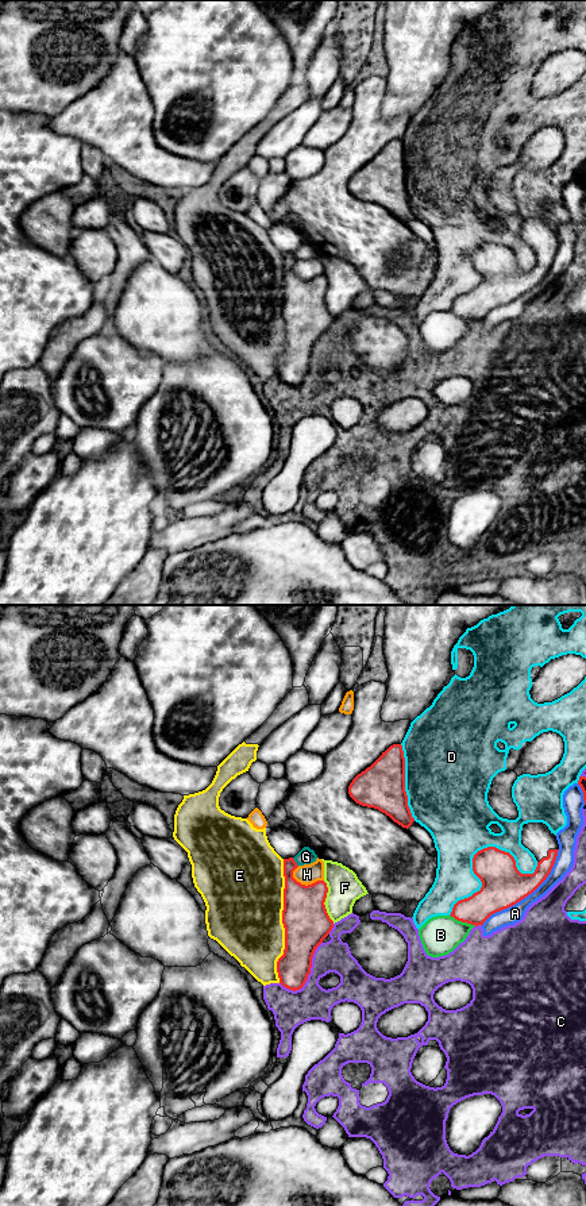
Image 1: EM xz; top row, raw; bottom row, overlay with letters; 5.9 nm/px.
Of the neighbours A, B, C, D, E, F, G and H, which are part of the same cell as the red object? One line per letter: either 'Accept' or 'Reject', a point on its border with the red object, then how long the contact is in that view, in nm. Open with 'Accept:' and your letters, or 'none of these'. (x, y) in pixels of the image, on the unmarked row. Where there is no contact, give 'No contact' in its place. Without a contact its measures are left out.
Accept: E
A: Reject. Touches red at xz (527, 291). Shared border 650 nm
B: Reject. Touches red at xz (463, 316). Shared border 170 nm
C: Reject. Touches red at xz (309, 368). Shared border 360 nm
D: Reject. Touches red at xz (477, 247). Shared border 600 nm
E: Accept. Touches red at xz (282, 316). Shared border 750 nm
F: Reject. Touches red at xz (324, 296). Shared border 260 nm
G: Reject. Touches red at xz (295, 257). Shared border 70 nm
H: Reject. Touches red at xz (304, 280). Shared border 200 nm

